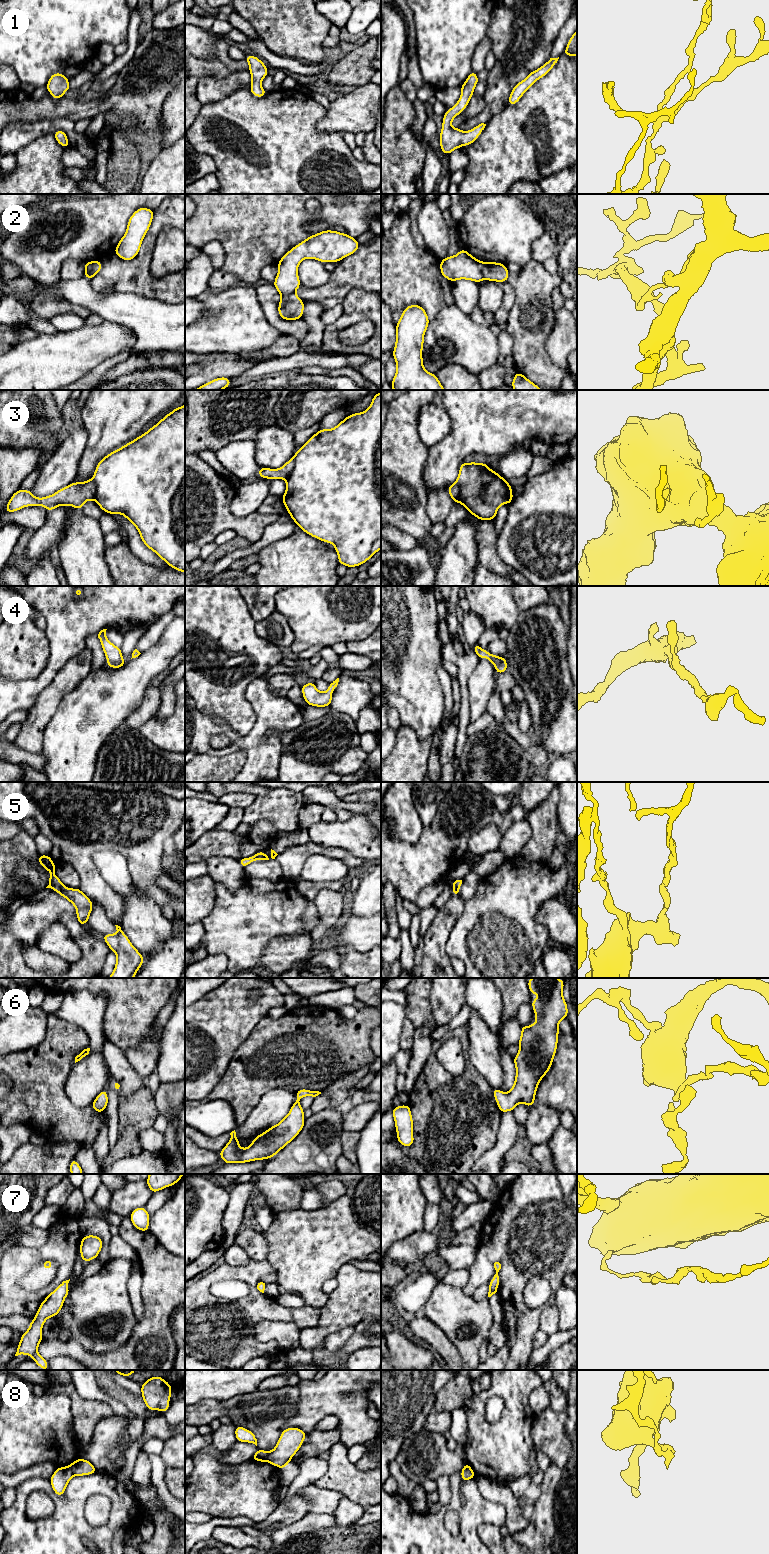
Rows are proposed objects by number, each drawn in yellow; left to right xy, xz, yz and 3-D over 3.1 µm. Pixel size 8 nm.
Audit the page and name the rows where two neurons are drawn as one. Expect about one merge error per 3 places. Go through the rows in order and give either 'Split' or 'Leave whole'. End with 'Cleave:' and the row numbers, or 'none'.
1: Leave whole
2: Split
3: Split
4: Leave whole
5: Leave whole
6: Leave whole
7: Leave whole
8: Split
Cleave: 2, 3, 8

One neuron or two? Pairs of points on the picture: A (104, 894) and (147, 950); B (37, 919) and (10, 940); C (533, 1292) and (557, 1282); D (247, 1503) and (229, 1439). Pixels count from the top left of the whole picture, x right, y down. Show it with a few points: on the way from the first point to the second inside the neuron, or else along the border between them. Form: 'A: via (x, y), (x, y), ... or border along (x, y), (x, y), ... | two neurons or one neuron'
A: border along (118, 895), (123, 903), (123, 915), (119, 925) | two neurons
B: via (30, 922), (17, 933) | one neuron
C: border along (533, 1275), (549, 1283), (545, 1305) | two neurons
D: border along (212, 1443), (217, 1449), (222, 1451) | two neurons

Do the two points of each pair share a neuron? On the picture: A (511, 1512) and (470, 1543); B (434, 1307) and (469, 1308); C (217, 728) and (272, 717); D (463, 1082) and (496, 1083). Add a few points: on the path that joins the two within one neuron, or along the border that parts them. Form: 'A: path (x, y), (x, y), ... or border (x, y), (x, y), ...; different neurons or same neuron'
A: border (489, 1500), (499, 1503), (504, 1507), (505, 1524); different neurons
B: path (443, 1308), (460, 1308); same neuron
C: path (231, 735), (235, 739), (250, 739), (258, 731); same neuron
D: border (473, 1066), (492, 1088); different neurons

